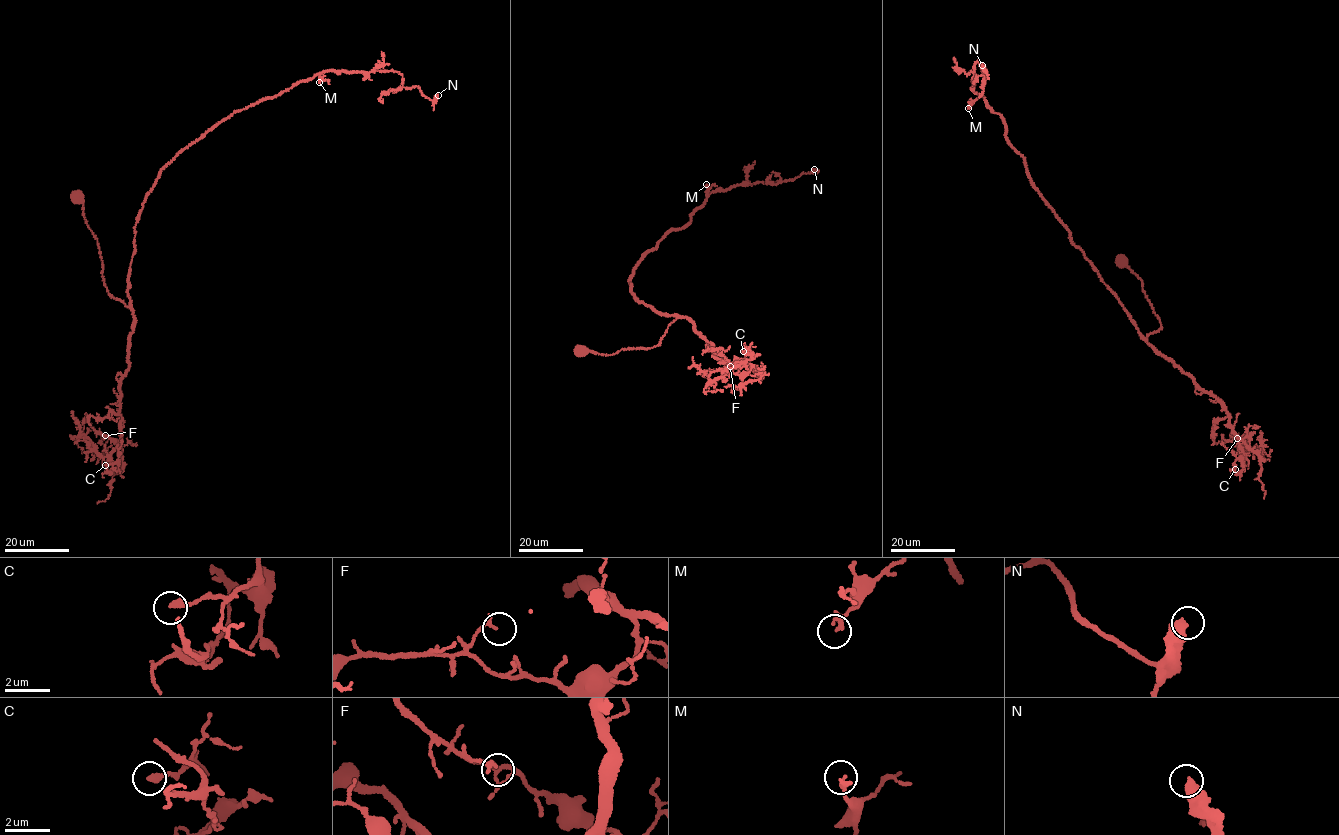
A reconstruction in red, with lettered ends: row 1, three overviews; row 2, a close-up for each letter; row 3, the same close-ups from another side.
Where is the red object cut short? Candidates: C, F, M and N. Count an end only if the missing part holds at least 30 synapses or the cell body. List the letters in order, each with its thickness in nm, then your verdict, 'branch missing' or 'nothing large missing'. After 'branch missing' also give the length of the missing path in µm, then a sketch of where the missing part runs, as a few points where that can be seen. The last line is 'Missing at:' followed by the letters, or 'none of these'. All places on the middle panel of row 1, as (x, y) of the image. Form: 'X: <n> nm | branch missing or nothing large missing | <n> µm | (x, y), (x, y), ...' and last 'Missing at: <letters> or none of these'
C: 300 nm | nothing large missing
F: 170 nm | nothing large missing
M: 200 nm | nothing large missing
N: 550 nm | branch missing | 10 µm
Missing at: N

